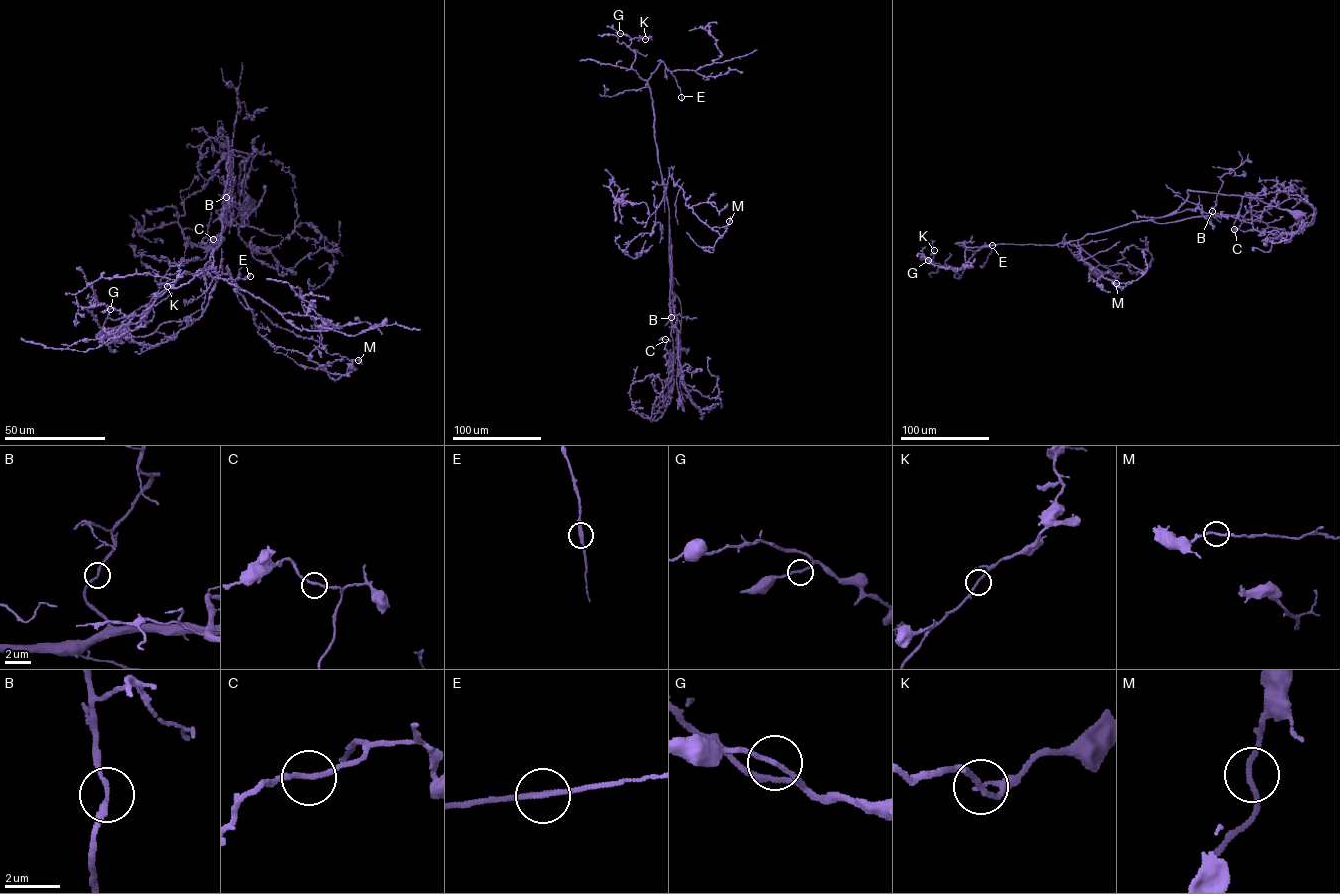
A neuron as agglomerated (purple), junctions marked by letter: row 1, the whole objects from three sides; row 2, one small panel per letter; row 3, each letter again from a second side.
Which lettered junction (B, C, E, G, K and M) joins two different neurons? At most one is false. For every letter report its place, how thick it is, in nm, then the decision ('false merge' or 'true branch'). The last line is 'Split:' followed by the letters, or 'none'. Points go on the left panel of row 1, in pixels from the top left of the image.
B: (226, 197) | 180 nm | true branch
C: (213, 239) | 180 nm | true branch
E: (250, 276) | 190 nm | true branch
G: (110, 309) | 160 nm | true branch
K: (167, 286) | 180 nm | true branch
M: (358, 360) | 190 nm | true branch
Split: none

